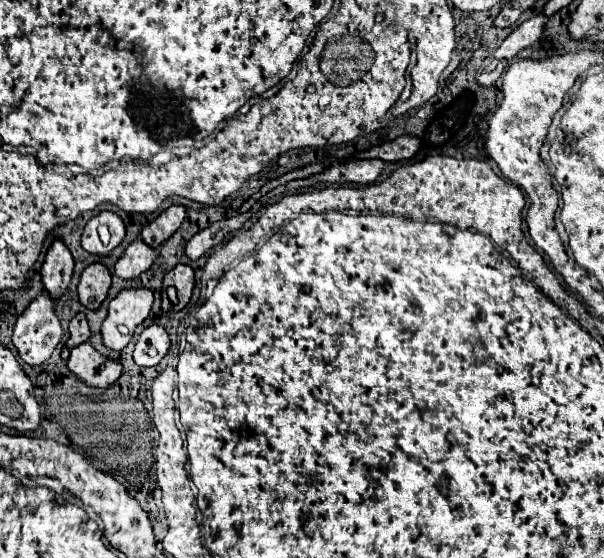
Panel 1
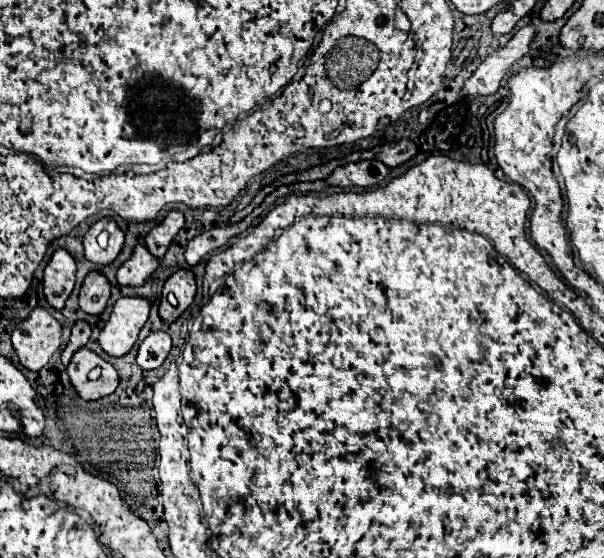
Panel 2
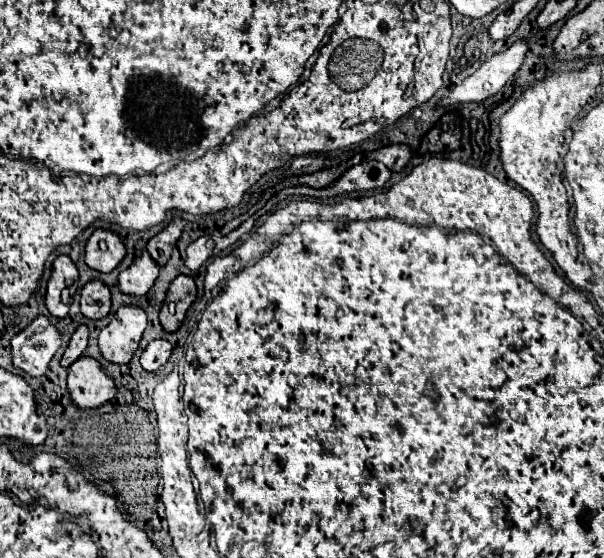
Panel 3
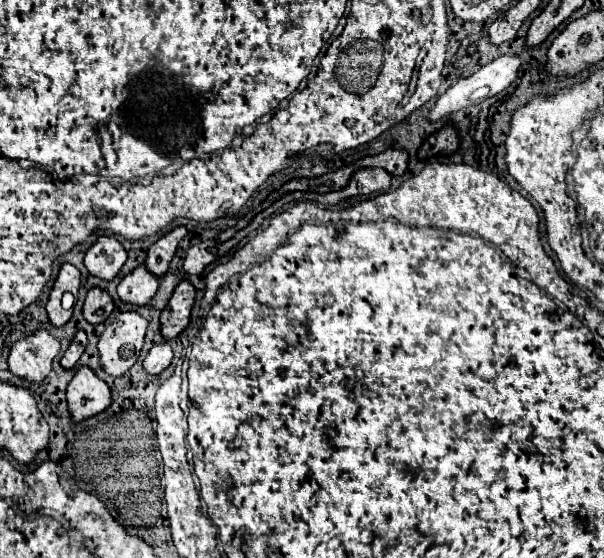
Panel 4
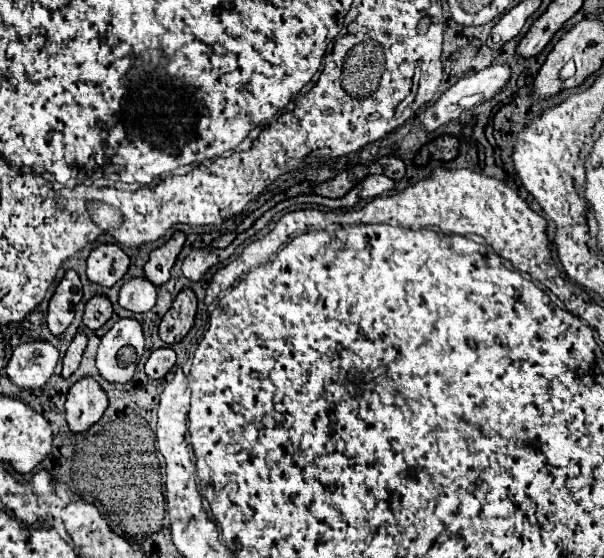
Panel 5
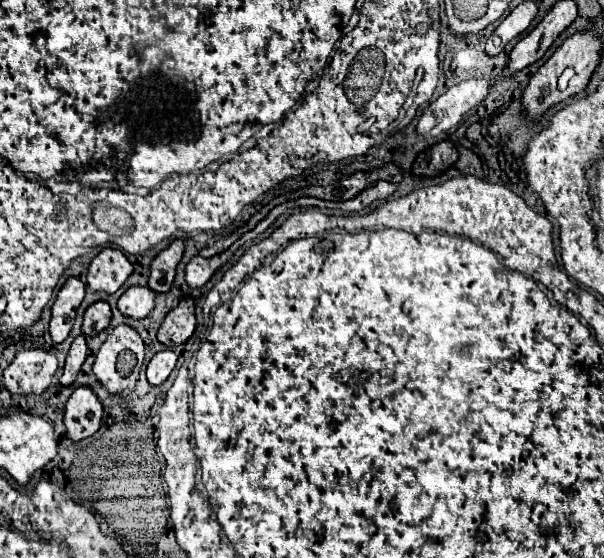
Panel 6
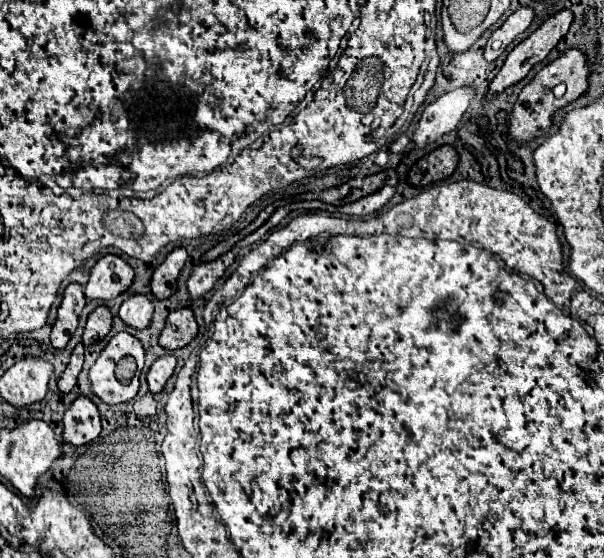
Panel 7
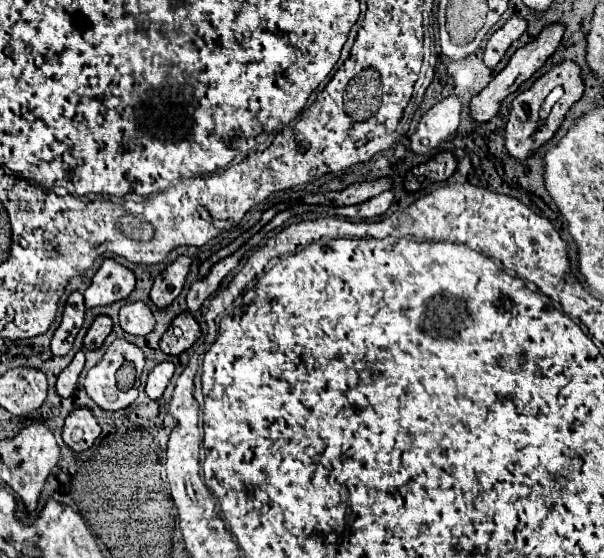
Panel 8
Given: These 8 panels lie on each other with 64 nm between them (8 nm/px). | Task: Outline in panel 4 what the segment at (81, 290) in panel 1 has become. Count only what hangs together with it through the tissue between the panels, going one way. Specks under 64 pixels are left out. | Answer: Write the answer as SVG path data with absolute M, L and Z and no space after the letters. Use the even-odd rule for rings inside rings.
M100 288L88 290L86 302L84 302L84 318L90 324L104 322L110 316L112 308L114 308L114 304L112 304L112 298L108 296L108 292L104 292Z

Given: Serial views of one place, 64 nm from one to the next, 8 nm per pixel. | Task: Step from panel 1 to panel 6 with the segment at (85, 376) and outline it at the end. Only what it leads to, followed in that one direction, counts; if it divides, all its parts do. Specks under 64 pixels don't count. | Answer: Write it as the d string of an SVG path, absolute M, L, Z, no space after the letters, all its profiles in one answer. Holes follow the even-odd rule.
M88 386L76 388L70 400L66 402L66 412L64 412L66 436L78 442L96 434L102 422L102 412L104 412L102 404Z

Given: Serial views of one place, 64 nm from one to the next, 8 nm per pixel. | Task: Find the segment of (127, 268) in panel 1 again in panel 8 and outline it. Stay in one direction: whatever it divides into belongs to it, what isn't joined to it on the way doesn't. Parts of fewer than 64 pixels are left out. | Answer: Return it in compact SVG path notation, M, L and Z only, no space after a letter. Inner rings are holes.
M144 302L126 304L120 310L120 326L132 336L148 336L154 330L154 316Z

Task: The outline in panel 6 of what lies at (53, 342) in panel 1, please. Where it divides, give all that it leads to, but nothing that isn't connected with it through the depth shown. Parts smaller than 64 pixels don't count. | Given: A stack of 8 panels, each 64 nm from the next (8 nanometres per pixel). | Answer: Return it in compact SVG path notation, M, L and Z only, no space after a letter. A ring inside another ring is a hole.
M38 348L22 350L4 370L2 384L10 394L42 394L50 386L56 368L58 360L54 352L44 352Z

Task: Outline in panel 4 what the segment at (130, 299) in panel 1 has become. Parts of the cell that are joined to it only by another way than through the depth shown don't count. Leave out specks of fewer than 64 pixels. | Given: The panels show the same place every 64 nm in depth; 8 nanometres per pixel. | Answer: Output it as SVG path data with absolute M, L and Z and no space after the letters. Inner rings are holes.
M122 312L100 336L98 342L98 354L100 364L106 370L106 374L118 378L124 376L138 360L138 356L132 356L130 360L124 360L120 356L120 348L124 344L132 344L136 348L136 354L140 354L144 346L144 332L148 322L136 314L136 312Z

